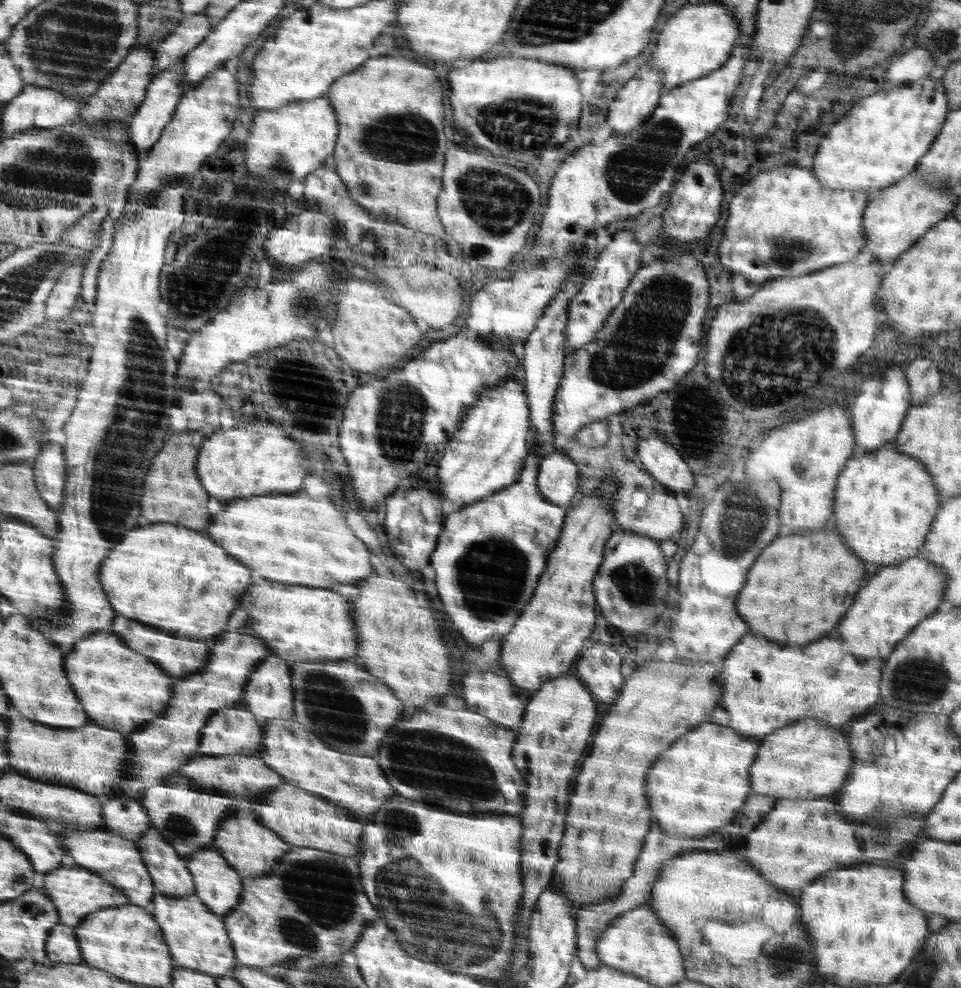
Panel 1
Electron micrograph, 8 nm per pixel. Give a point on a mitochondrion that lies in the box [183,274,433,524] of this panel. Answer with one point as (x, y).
(305, 306)

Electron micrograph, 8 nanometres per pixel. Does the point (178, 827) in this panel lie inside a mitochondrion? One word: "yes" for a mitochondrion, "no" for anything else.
yes

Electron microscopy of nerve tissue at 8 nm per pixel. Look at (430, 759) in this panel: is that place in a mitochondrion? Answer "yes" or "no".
yes

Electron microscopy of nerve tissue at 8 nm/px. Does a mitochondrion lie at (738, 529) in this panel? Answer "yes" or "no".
yes

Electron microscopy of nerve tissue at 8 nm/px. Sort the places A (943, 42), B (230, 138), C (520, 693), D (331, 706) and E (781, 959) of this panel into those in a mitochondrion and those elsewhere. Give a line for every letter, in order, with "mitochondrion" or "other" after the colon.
A: mitochondrion
B: other
C: other
D: mitochondrion
E: mitochondrion

